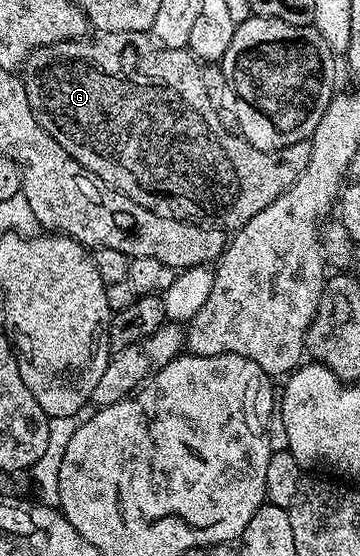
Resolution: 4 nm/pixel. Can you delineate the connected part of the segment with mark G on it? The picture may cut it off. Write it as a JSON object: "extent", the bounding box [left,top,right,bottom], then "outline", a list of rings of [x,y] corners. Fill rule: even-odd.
{"extent":[23,32,309,232],"outline":[[[115,32],[114,34],[101,34],[94,42],[90,40],[74,40],[71,42],[56,42],[44,46],[30,54],[23,67],[23,81],[27,100],[35,120],[39,120],[42,128],[61,145],[68,154],[83,168],[90,170],[99,180],[115,188],[123,196],[135,200],[143,208],[154,210],[159,216],[168,218],[183,218],[190,222],[207,226],[219,226],[226,231],[233,232],[245,226],[251,216],[259,216],[263,208],[267,208],[280,194],[287,192],[291,184],[302,181],[305,169],[309,167],[308,141],[291,144],[279,151],[259,151],[253,148],[240,133],[229,131],[230,127],[222,121],[221,115],[212,106],[207,96],[206,85],[203,84],[202,63],[189,53],[188,49],[176,50],[160,45],[152,33],[149,32]]]}

